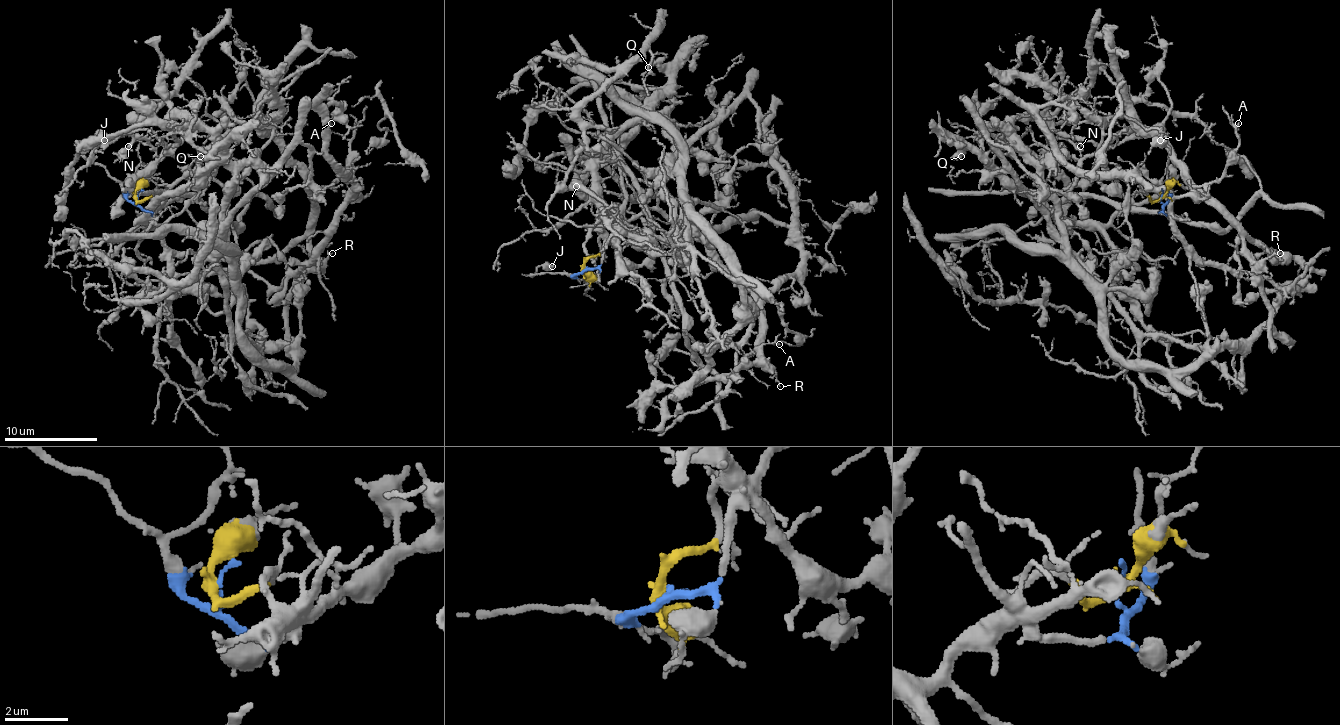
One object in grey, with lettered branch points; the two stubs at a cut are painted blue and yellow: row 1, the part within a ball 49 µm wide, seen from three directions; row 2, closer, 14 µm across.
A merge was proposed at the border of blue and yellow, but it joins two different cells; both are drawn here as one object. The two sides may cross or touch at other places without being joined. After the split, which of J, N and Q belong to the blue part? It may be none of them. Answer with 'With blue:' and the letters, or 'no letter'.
With blue: J

